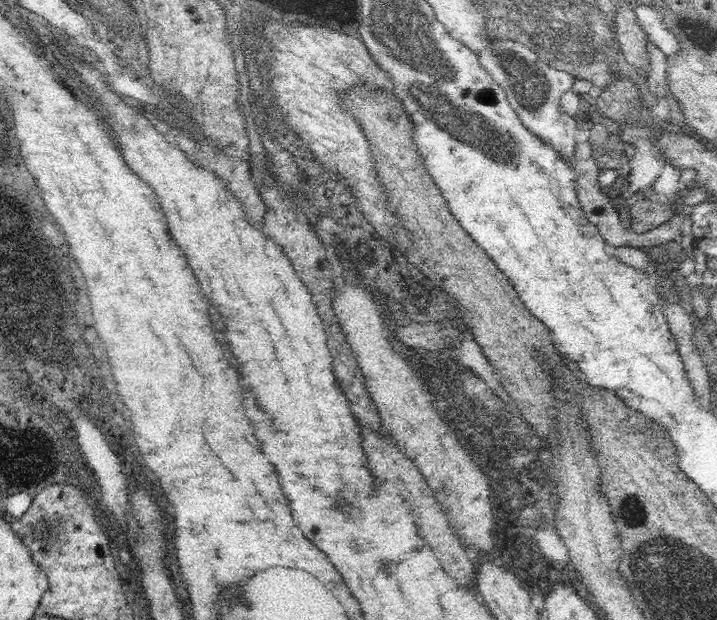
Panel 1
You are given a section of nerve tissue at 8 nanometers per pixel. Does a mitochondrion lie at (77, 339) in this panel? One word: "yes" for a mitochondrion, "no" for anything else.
yes

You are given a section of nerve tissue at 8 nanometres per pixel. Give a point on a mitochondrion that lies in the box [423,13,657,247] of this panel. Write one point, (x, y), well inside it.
(531, 83)

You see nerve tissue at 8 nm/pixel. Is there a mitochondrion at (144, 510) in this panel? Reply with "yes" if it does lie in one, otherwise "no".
yes

